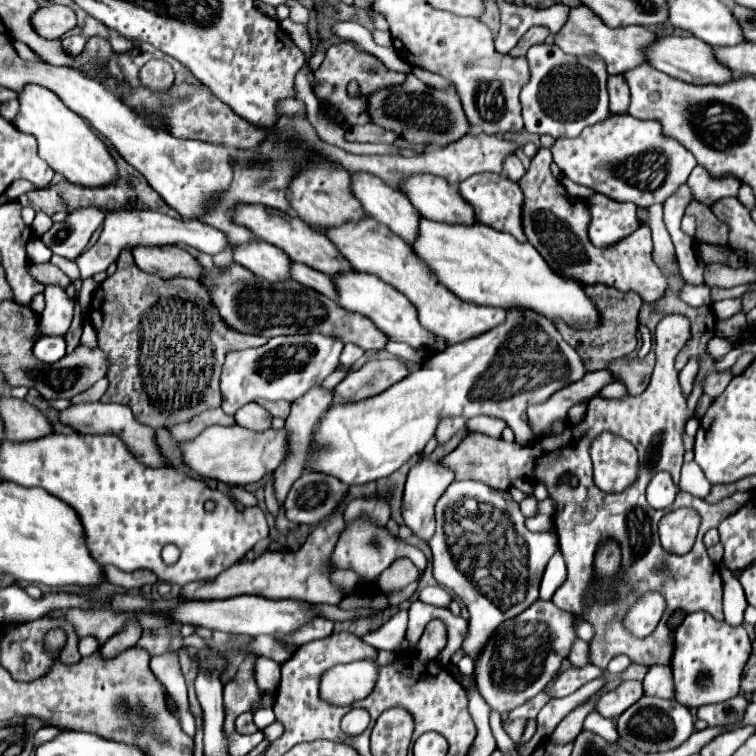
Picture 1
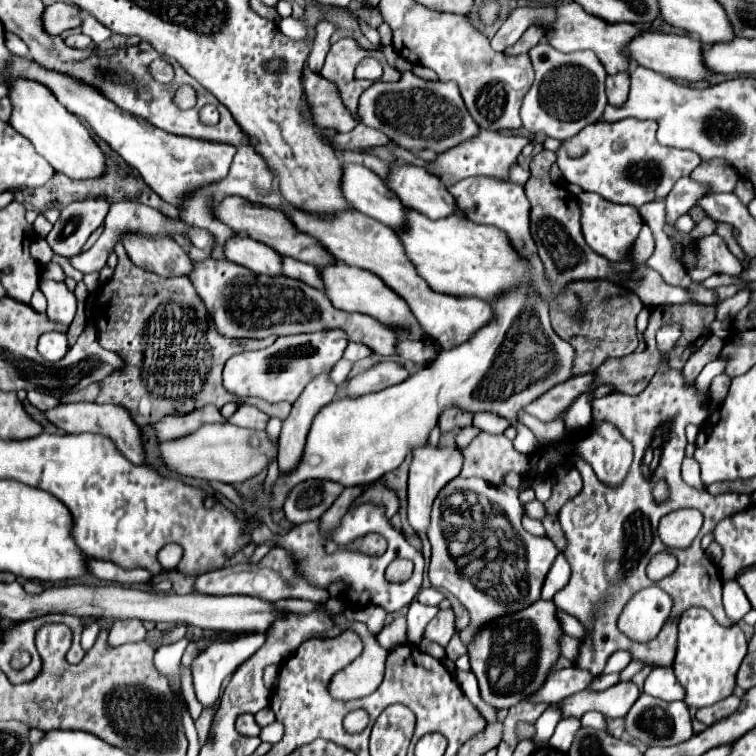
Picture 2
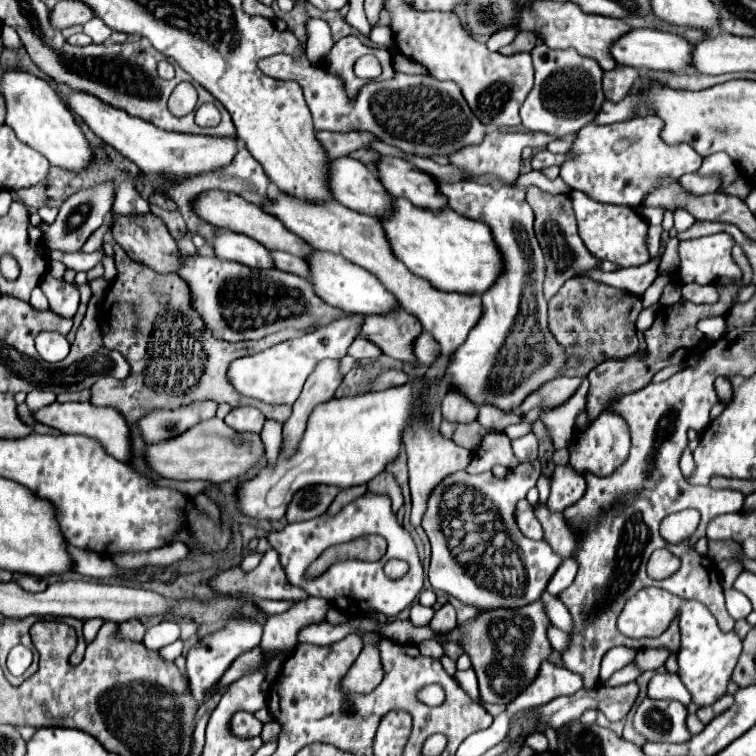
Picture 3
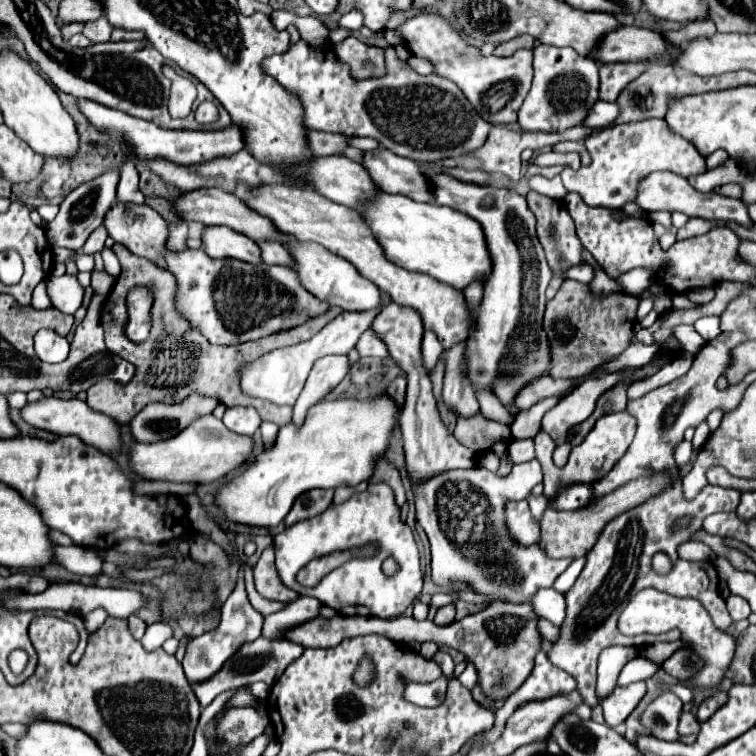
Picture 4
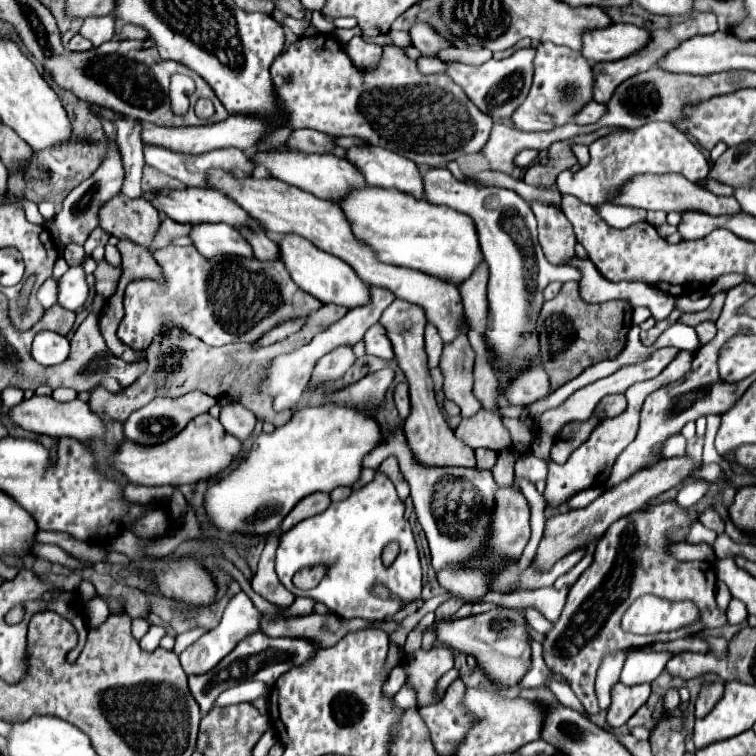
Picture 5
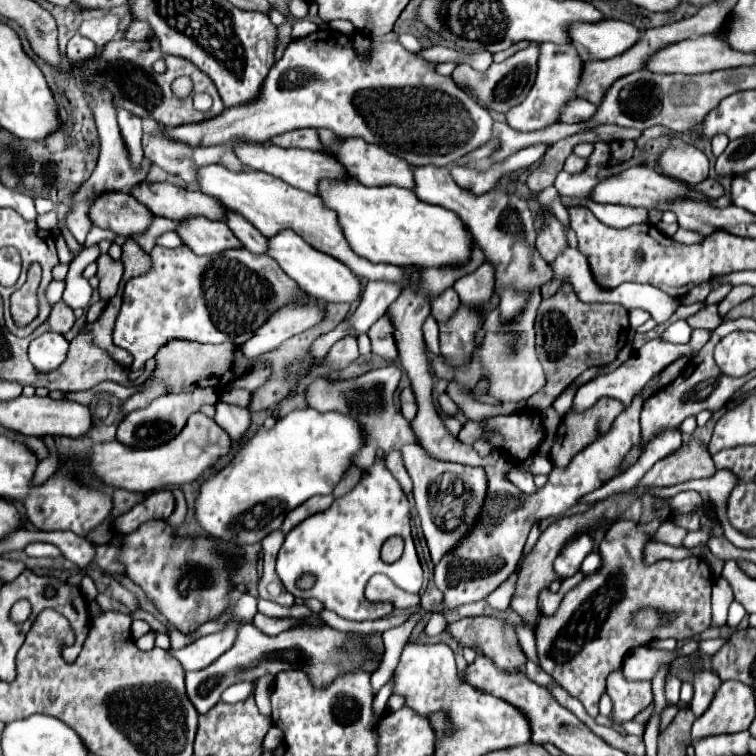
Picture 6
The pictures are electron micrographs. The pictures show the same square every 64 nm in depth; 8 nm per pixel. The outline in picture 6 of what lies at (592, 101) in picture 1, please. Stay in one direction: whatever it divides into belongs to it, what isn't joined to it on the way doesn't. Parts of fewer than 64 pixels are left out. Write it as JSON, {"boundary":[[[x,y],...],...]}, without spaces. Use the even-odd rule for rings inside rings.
{"boundary":[[[550,42],[542,44],[536,82],[530,94],[526,96],[526,100],[506,112],[508,126],[520,132],[532,132],[532,130],[540,130],[554,124],[558,120],[558,112],[562,104],[576,98],[574,90],[576,90],[576,84],[580,82],[580,68],[582,68],[582,60],[576,56],[576,50],[570,44],[562,44],[562,46],[550,44]]]}

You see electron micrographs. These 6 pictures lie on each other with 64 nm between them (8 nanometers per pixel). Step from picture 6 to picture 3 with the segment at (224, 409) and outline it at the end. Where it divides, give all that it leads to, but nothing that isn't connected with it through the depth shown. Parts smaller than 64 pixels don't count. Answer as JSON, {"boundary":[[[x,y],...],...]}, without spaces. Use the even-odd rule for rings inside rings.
{"boundary":[[[242,406],[242,408],[232,408],[224,422],[234,428],[236,432],[260,432],[264,426],[264,414],[254,408],[254,406]]]}

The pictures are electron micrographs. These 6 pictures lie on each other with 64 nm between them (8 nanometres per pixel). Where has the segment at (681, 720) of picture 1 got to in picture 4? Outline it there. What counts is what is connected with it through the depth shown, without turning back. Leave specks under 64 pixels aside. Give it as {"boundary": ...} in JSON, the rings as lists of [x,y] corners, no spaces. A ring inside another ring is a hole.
{"boundary":[[[666,692],[646,708],[646,712],[642,714],[642,724],[652,736],[660,740],[668,740],[668,742],[684,740],[678,734],[680,712],[682,712],[680,698],[672,692]]]}

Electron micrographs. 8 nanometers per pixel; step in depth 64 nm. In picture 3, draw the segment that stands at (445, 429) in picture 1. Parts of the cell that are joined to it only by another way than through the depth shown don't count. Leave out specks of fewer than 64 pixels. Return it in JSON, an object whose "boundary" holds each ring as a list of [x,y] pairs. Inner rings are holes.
{"boundary":[[[448,390],[444,400],[442,400],[442,416],[448,422],[456,422],[456,424],[468,424],[472,420],[476,420],[478,408],[476,404],[472,404],[464,394],[460,394],[458,390]]]}

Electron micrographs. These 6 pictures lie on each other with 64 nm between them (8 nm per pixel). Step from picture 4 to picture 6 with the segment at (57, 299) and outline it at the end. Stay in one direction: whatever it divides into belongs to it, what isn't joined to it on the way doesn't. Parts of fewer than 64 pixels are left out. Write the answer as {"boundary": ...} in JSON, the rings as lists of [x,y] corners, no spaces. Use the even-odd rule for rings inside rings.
{"boundary":[[[94,244],[94,246],[84,246],[82,248],[82,254],[78,254],[72,264],[70,264],[70,272],[66,276],[66,290],[64,290],[64,296],[62,300],[70,306],[70,308],[86,308],[90,304],[90,298],[92,298],[92,286],[88,284],[88,280],[84,280],[82,276],[82,270],[96,262],[96,258],[100,256],[100,248]]]}

